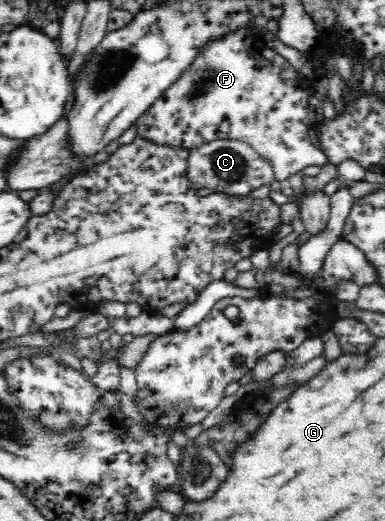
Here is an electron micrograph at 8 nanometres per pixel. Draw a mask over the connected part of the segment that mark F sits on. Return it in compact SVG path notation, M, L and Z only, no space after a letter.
M244 25L233 30L232 33L226 33L223 37L211 40L207 45L204 45L203 49L200 49L195 56L191 66L175 80L171 87L164 90L162 96L135 122L137 137L155 142L158 146L178 146L190 151L216 139L241 140L249 144L258 154L270 162L273 166L276 181L286 180L286 178L290 178L290 176L304 170L307 166L324 166L328 162L327 156L324 149L317 149L316 146L312 145L312 128L316 125L313 125L308 118L308 92L312 80L304 77L304 74L298 73L286 58L265 45L264 36L256 36L256 34L248 33L248 31L248 27Z

